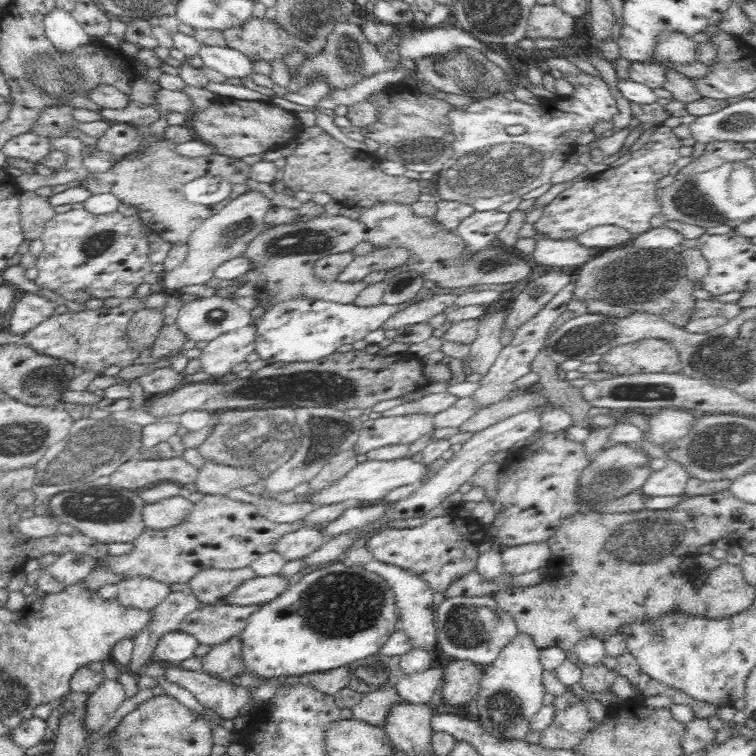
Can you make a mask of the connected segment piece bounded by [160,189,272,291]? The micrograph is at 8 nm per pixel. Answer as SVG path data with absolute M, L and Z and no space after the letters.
M250 189L230 200L193 230L187 243L189 252L186 260L171 272L161 275L161 285L168 290L178 291L185 286L206 284L224 262L241 256L248 244L263 232L265 216L271 207L270 199L258 190Z

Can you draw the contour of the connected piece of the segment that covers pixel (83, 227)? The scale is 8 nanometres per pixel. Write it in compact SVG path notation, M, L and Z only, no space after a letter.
M79 207L55 214L46 222L46 229L41 237L44 249L37 259L38 277L34 282L39 288L52 290L70 302L84 304L91 299L105 301L111 297L120 301L131 299L138 286L145 282L144 277L153 269L148 237L149 234L145 232L141 219L122 215L117 210L113 213L95 215Z

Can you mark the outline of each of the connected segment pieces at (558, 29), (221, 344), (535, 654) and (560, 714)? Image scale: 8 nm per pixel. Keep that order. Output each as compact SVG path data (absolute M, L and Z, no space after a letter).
M537 4L530 12L526 37L556 38L561 42L574 34L575 17L562 12L556 5Z
M251 323L211 340L198 358L202 371L210 375L211 380L230 377L233 366L244 362L255 350L256 331L256 326Z
M519 632L483 672L476 696L479 711L477 721L481 729L494 739L515 740L515 743L524 740L530 720L541 710L545 689L539 652L534 639Z
M570 688L554 699L553 706L554 720L541 731L539 744L551 751L574 750L588 736L588 730L594 728L594 724L588 720L586 708Z

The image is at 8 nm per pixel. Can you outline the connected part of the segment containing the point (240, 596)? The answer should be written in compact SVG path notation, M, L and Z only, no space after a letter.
M282 575L256 577L242 583L221 604L234 604L242 606L264 605L281 595L289 586Z

